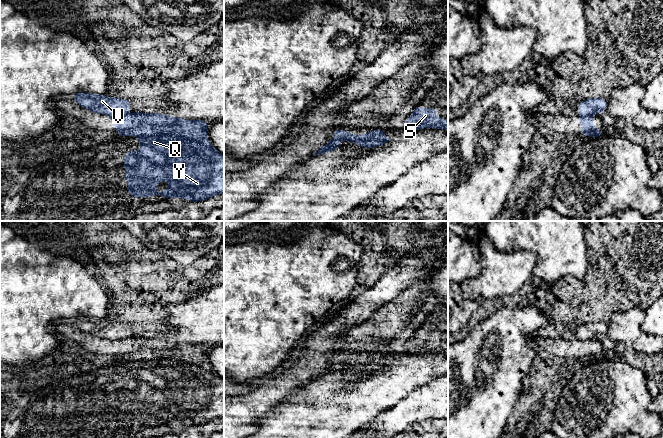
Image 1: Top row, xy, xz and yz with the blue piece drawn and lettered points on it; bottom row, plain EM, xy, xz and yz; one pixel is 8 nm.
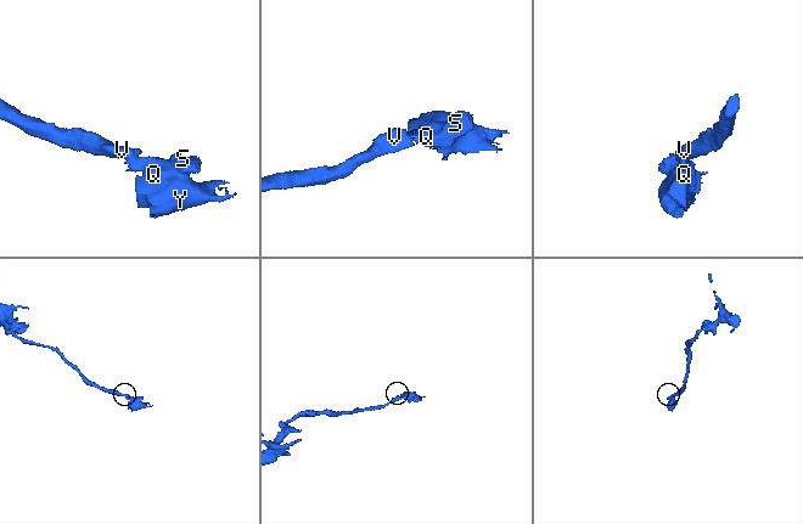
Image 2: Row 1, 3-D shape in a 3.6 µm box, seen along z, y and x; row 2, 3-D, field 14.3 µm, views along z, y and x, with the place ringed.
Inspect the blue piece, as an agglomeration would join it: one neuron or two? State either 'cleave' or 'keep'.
cleave

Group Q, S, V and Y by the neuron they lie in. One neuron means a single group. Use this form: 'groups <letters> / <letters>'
groups Q S Y / V

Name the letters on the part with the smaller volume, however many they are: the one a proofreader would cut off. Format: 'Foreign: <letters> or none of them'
Foreign: Q, S, Y

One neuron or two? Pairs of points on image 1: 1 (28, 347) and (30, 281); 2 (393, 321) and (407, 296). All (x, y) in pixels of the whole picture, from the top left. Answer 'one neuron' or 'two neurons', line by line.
1: one neuron
2: one neuron

